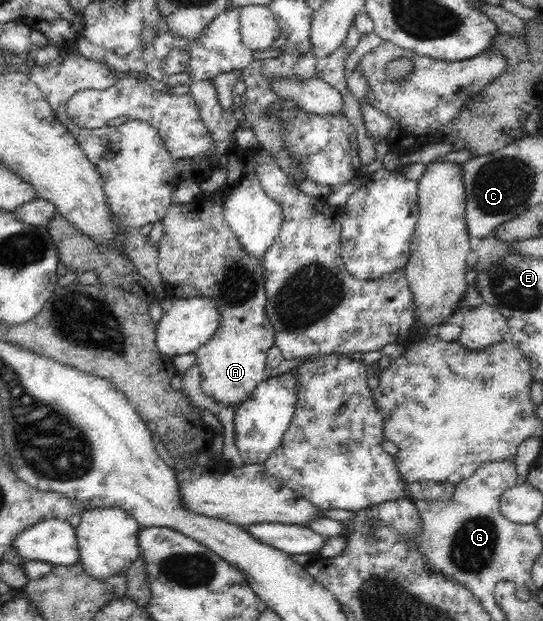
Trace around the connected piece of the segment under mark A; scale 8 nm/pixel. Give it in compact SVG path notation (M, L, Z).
M201 195L193 202L188 204L176 204L173 202L168 209L168 212L161 220L163 223L163 235L159 245L157 246L159 256L157 269L160 271L164 284L166 284L168 288L172 288L172 290L174 290L174 296L177 296L181 299L208 297L218 301L218 307L220 307L221 316L220 326L218 326L218 330L214 332L214 336L212 336L210 340L207 340L206 344L203 344L195 351L198 369L200 369L200 387L205 395L212 397L218 404L221 404L222 406L230 406L231 404L237 408L240 406L240 404L242 404L242 402L246 402L246 400L248 400L248 397L252 395L252 392L254 392L256 386L258 386L260 382L267 380L267 376L265 375L266 358L268 350L275 345L275 341L273 340L274 329L272 328L272 325L270 324L265 311L265 304L267 300L265 293L265 272L262 266L262 262L260 262L257 258L253 258L253 256L247 254L247 252L245 252L245 250L241 247L240 241L232 232L228 222L226 222L223 210L224 208L221 205L221 201L214 195Z

